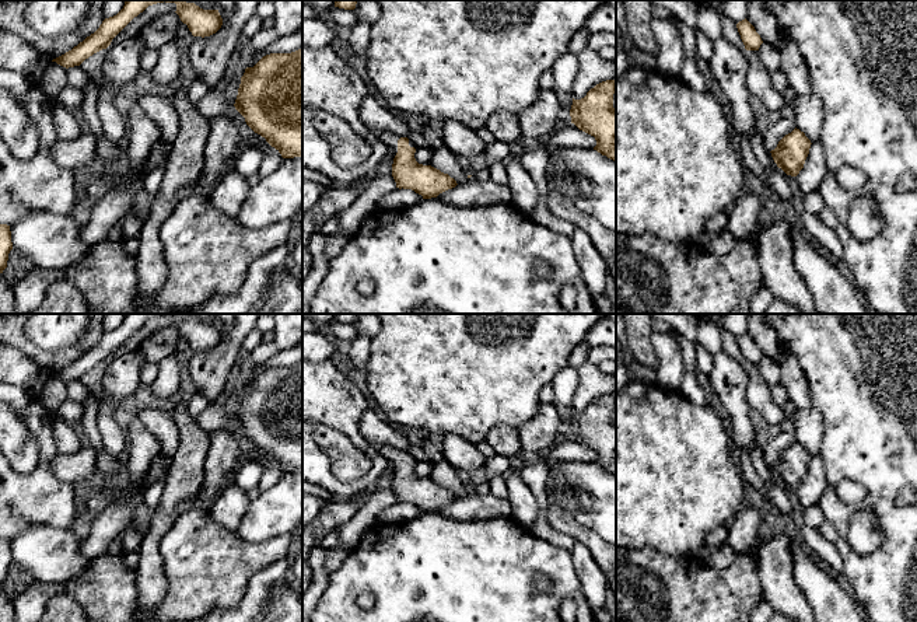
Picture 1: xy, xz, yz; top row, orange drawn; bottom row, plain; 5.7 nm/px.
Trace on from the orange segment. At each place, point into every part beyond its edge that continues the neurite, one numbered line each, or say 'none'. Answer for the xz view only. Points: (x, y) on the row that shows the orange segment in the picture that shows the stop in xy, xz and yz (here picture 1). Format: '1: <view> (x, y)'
1: xz (389, 139)

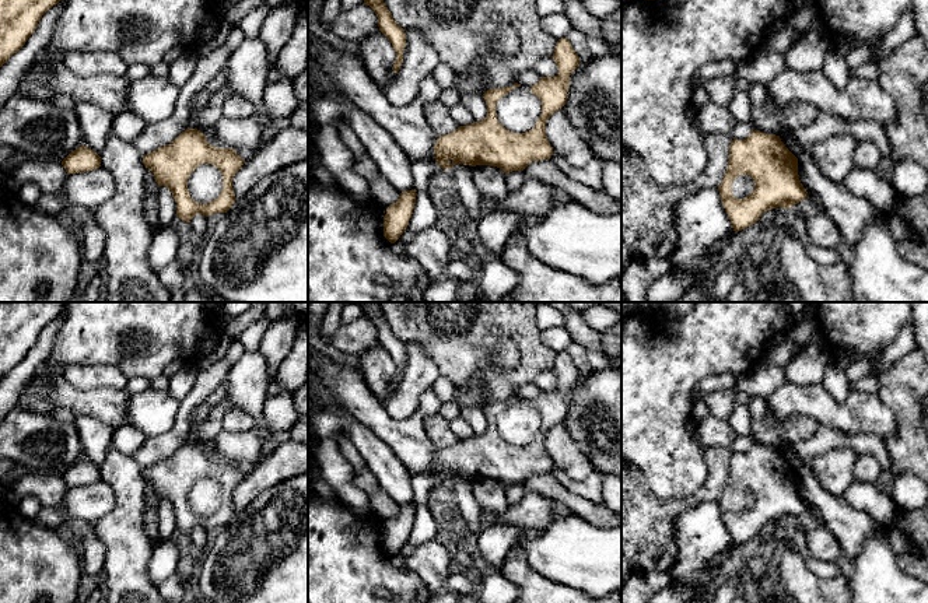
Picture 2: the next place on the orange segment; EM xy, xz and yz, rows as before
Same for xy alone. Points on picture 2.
1: xy (205, 183)

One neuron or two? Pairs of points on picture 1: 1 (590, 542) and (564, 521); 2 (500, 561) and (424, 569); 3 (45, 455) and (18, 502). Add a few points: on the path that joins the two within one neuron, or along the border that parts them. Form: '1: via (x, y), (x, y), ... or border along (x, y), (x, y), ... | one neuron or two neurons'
1: via (584, 537), (570, 526) | one neuron
2: via (482, 569), (443, 569) | one neuron
3: via (44, 467), (42, 478), (30, 491) | one neuron

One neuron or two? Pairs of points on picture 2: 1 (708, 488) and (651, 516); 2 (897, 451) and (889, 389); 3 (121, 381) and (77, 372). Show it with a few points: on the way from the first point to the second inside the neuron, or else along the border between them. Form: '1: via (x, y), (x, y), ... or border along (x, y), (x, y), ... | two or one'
1: via (694, 498), (665, 509) | one
2: via (906, 435), (904, 405) | one
3: via (109, 377), (88, 377) | one

